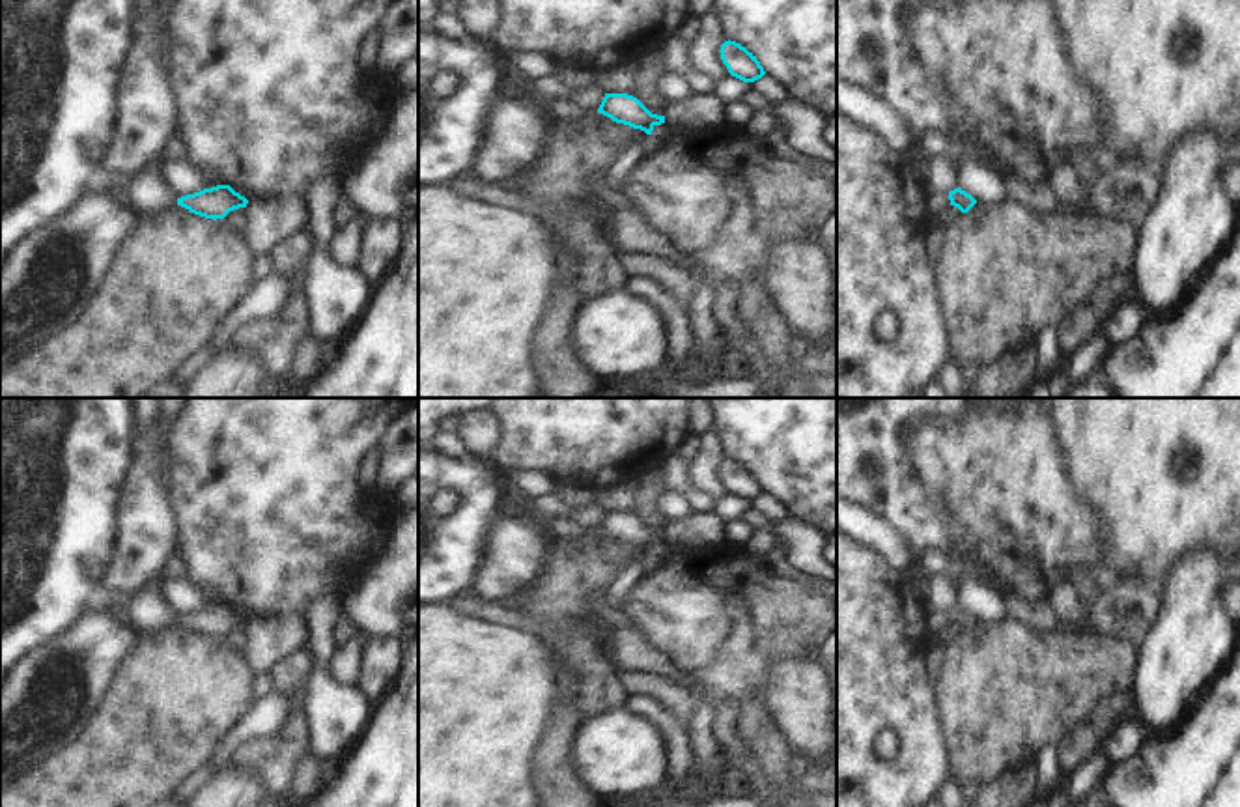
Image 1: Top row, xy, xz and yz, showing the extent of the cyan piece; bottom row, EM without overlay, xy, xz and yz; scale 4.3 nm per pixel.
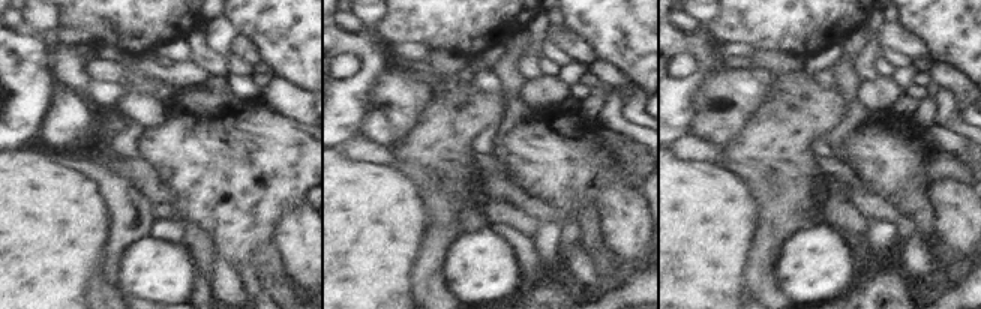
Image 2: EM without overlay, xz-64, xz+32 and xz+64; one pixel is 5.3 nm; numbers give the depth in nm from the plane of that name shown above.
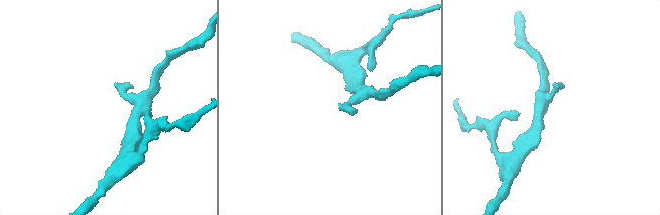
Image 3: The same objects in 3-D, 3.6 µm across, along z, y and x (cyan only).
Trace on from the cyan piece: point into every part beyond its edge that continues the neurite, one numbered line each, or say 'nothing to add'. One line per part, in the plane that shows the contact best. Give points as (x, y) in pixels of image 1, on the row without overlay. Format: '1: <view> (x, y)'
nothing to add

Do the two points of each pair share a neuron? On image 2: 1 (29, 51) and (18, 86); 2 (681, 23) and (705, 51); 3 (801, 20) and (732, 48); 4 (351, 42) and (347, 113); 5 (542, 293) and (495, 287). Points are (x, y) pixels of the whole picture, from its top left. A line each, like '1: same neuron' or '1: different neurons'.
1: same neuron
2: different neurons
3: different neurons
4: same neuron
5: different neurons

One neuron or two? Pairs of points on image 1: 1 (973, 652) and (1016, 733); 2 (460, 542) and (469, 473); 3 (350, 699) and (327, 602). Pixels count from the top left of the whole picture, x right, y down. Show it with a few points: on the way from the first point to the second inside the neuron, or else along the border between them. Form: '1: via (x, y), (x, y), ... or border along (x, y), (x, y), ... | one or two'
1: via (994, 673), (1003, 688), (1003, 712) | one
2: via (469, 525), (469, 490) | one
3: via (325, 677), (322, 673), (322, 626) | one

